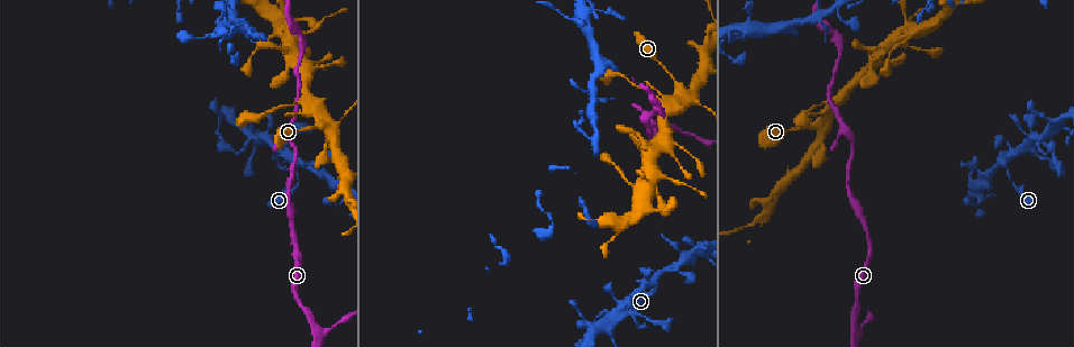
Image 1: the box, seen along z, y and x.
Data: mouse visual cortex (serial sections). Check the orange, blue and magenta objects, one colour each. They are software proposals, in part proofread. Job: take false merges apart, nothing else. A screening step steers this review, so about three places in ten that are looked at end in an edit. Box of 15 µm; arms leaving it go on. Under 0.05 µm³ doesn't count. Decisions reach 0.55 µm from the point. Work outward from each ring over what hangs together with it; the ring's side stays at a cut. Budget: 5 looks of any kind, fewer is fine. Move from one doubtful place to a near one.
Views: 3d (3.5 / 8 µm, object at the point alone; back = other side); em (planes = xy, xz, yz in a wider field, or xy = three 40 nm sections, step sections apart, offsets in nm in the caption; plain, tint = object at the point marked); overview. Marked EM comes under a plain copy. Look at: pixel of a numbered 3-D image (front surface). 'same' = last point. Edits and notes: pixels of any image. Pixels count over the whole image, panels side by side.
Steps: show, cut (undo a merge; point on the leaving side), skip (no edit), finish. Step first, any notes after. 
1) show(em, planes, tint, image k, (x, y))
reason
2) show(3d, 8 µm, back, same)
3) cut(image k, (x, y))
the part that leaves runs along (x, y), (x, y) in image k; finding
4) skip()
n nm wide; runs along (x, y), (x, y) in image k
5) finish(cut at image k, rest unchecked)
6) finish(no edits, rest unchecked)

show(3d, 3.5 µm, image 1, (299, 163))
thin arm on a thick one

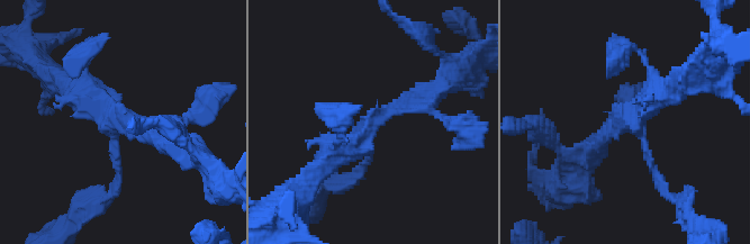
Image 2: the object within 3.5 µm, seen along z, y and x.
show(em, xy, step 1, tint, image 2, (635, 122))
3 arms; arms of 100, 200, 350 nm

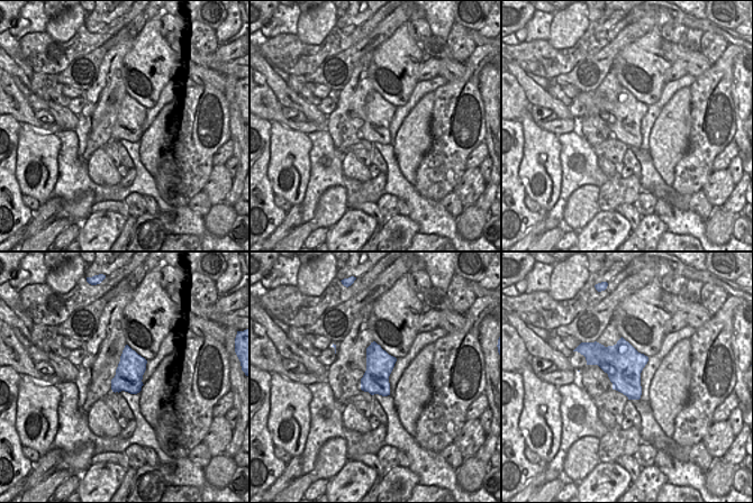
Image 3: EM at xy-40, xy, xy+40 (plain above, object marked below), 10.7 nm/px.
skip()
runs along (115, 189), (111, 119), (66, 86) in image 2; continuous, no second cell

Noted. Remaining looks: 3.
show(3d, 3.5 µm, image 1, (676, 129))
side arm on a straight run

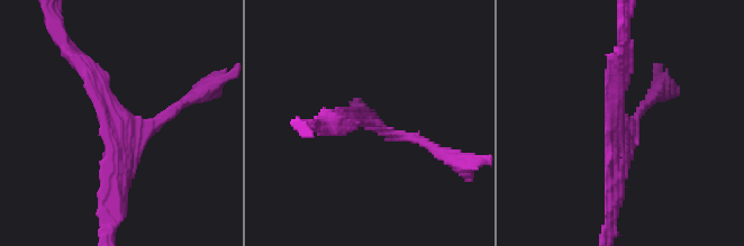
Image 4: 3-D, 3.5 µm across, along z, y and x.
skip()
runs along (79, 61), (119, 126), (144, 133), (175, 106) in image 4; all the same cell

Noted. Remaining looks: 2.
finish(no edits, rest unchecked)

